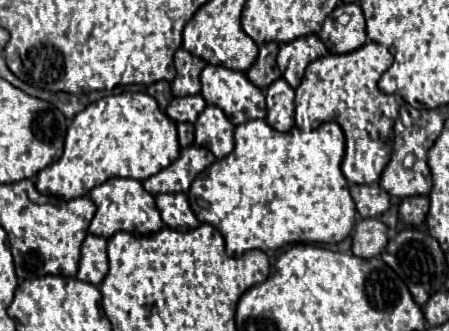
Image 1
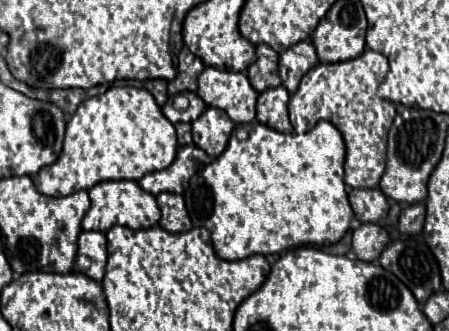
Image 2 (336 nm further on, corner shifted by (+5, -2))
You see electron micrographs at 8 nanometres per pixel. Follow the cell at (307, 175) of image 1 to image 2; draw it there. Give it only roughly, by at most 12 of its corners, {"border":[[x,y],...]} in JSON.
{"border":[[253,120],[183,196],[223,260],[337,244],[343,136]]}

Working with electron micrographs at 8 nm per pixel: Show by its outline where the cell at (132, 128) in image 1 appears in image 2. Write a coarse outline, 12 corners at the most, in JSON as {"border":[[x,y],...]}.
{"border":[[111,86],[67,122],[45,196],[141,180],[177,154],[143,88]]}

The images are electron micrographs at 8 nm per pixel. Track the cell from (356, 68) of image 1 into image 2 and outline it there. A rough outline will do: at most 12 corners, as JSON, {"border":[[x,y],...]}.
{"border":[[375,50],[317,64],[289,100],[297,134],[329,120],[345,184],[377,188],[395,106]]}

